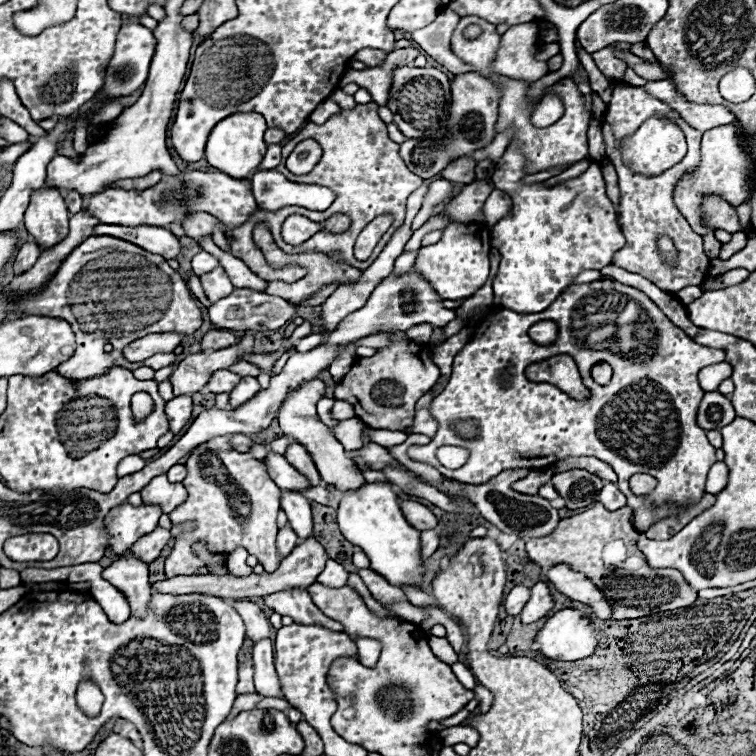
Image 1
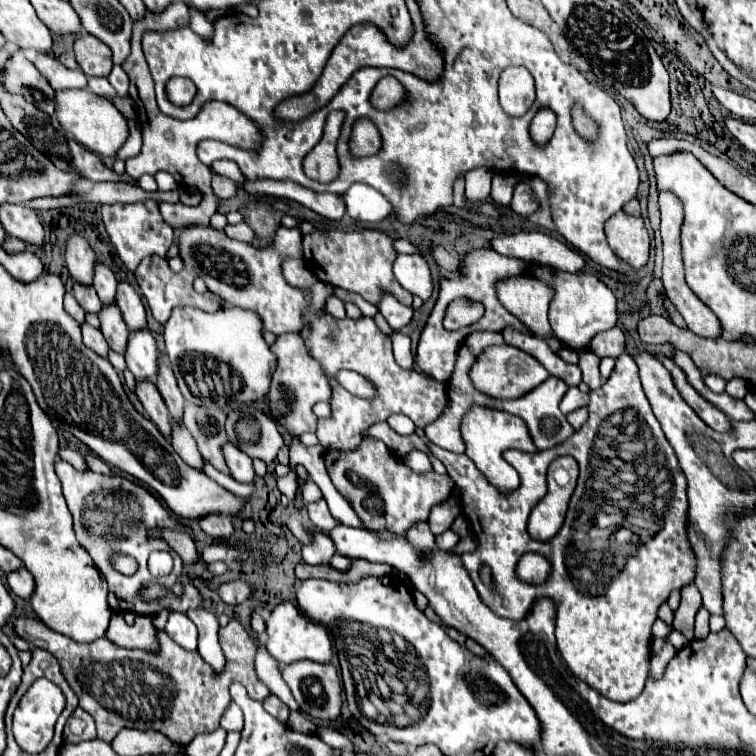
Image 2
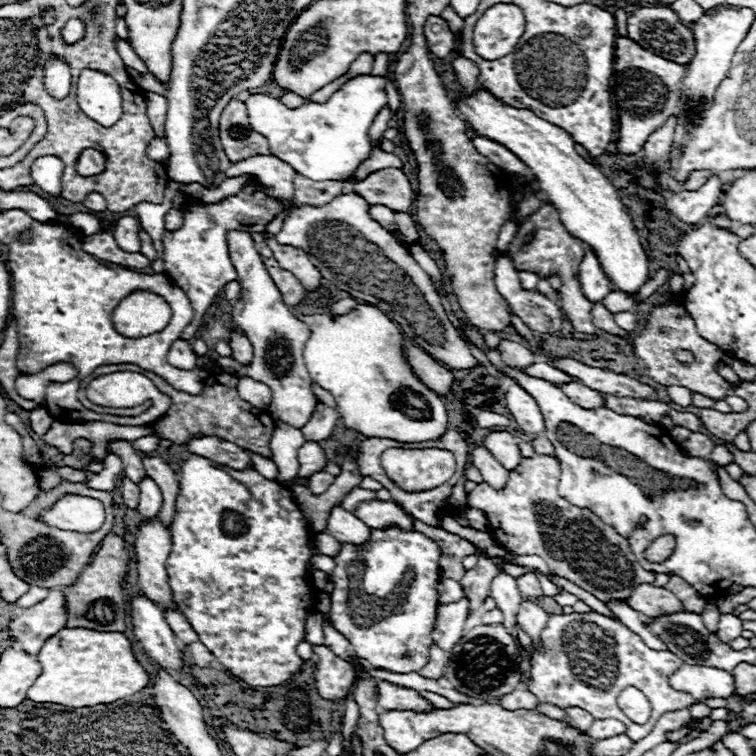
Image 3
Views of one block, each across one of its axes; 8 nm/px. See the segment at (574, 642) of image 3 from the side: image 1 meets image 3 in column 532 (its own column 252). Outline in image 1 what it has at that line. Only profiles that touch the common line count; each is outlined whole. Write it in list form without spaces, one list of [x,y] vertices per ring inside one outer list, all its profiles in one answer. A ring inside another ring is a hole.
[[[240,654],[242,663],[239,665],[239,681],[236,686],[236,694],[254,694],[254,664],[252,664],[252,654],[242,656]]]

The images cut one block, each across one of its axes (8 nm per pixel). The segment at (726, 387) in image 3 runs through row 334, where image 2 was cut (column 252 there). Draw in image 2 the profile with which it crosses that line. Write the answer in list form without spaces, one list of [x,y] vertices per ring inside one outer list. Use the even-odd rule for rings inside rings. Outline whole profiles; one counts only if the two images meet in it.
[[[16,618],[14,632],[18,632],[30,644],[48,650],[62,666],[62,674],[70,688],[80,700],[80,708],[86,710],[98,728],[98,738],[112,742],[122,728],[136,730],[158,730],[168,736],[172,742],[186,746],[194,736],[204,732],[214,732],[220,726],[220,718],[230,706],[232,698],[228,686],[232,682],[242,682],[248,690],[248,696],[262,702],[270,696],[268,686],[256,676],[254,656],[258,652],[258,640],[238,622],[230,620],[220,628],[222,650],[226,654],[226,668],[220,676],[202,660],[198,652],[188,652],[180,648],[164,630],[158,630],[158,652],[146,650],[126,650],[120,648],[108,638],[98,638],[94,642],[74,642],[64,634],[58,634],[44,626],[36,618]],[[148,674],[160,674],[160,686],[148,682]]]

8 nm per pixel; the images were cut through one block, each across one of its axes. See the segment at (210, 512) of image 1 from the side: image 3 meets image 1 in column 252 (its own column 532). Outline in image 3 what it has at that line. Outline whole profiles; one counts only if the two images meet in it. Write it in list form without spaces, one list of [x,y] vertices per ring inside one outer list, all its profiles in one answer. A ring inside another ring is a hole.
[[[552,456],[522,458],[516,470],[510,472],[510,480],[504,490],[494,490],[486,482],[480,482],[468,496],[466,506],[478,508],[488,518],[488,532],[508,552],[518,556],[536,554],[544,558],[548,568],[576,586],[594,594],[600,602],[626,600],[638,584],[652,584],[654,572],[644,570],[632,554],[628,540],[614,532],[614,528],[602,524],[586,508],[578,508],[558,494],[560,464]],[[586,576],[614,578],[618,582],[590,582]]]

